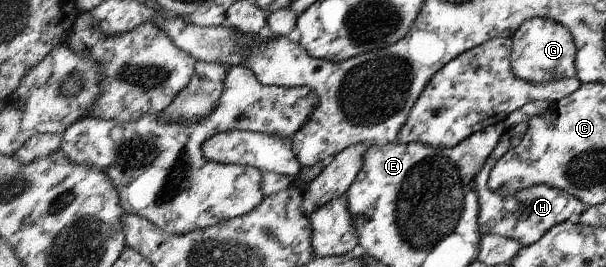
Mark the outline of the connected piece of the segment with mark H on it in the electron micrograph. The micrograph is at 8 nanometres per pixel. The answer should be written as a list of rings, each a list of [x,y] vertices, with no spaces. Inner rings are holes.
[[[522,122],[507,128],[502,133],[502,137],[500,137],[500,141],[498,141],[494,151],[486,159],[486,163],[482,166],[480,173],[474,178],[474,189],[476,189],[478,198],[478,229],[480,229],[481,235],[501,235],[518,241],[522,247],[536,243],[558,223],[571,219],[577,220],[578,216],[589,208],[577,196],[570,195],[569,192],[560,191],[557,187],[550,187],[549,185],[528,187],[528,189],[518,191],[518,193],[508,195],[508,197],[500,197],[489,188],[489,175],[492,173],[493,167],[497,165],[497,161],[505,153],[508,153],[508,150],[513,150],[514,147],[520,145],[528,129],[528,122]]]

